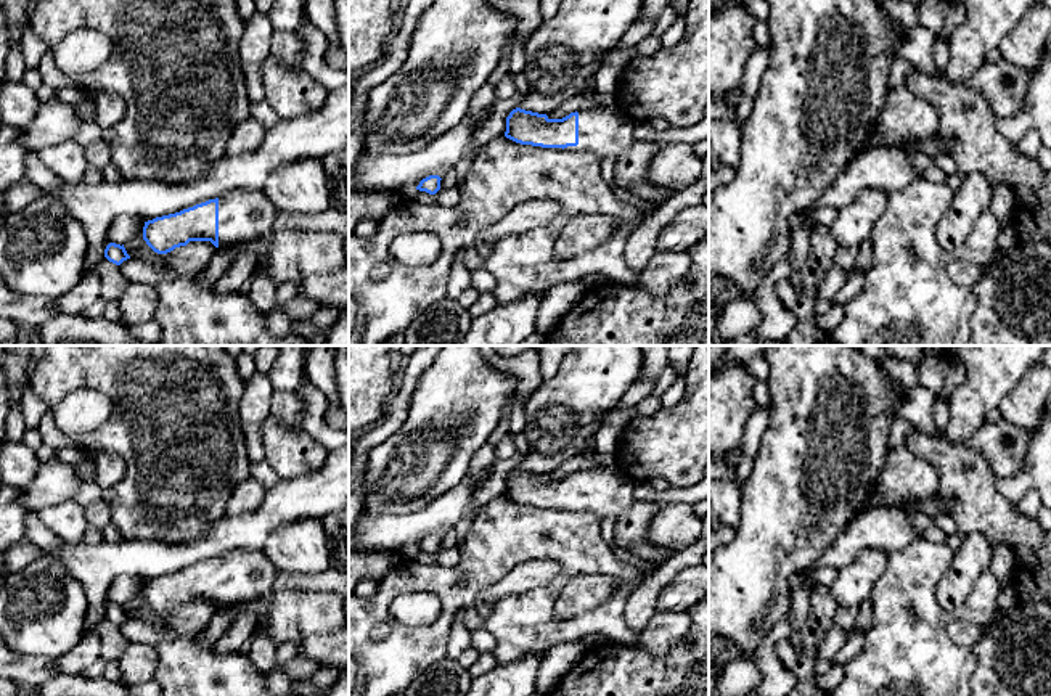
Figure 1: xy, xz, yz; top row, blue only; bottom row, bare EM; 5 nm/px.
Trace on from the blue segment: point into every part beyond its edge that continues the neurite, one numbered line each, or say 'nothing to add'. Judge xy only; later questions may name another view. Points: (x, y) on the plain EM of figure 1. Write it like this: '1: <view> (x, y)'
1: xy (245, 576)

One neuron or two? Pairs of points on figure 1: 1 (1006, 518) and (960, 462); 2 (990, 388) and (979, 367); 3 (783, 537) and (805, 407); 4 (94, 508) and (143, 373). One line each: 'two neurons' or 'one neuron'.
1: one neuron
2: one neuron
3: one neuron
4: two neurons

